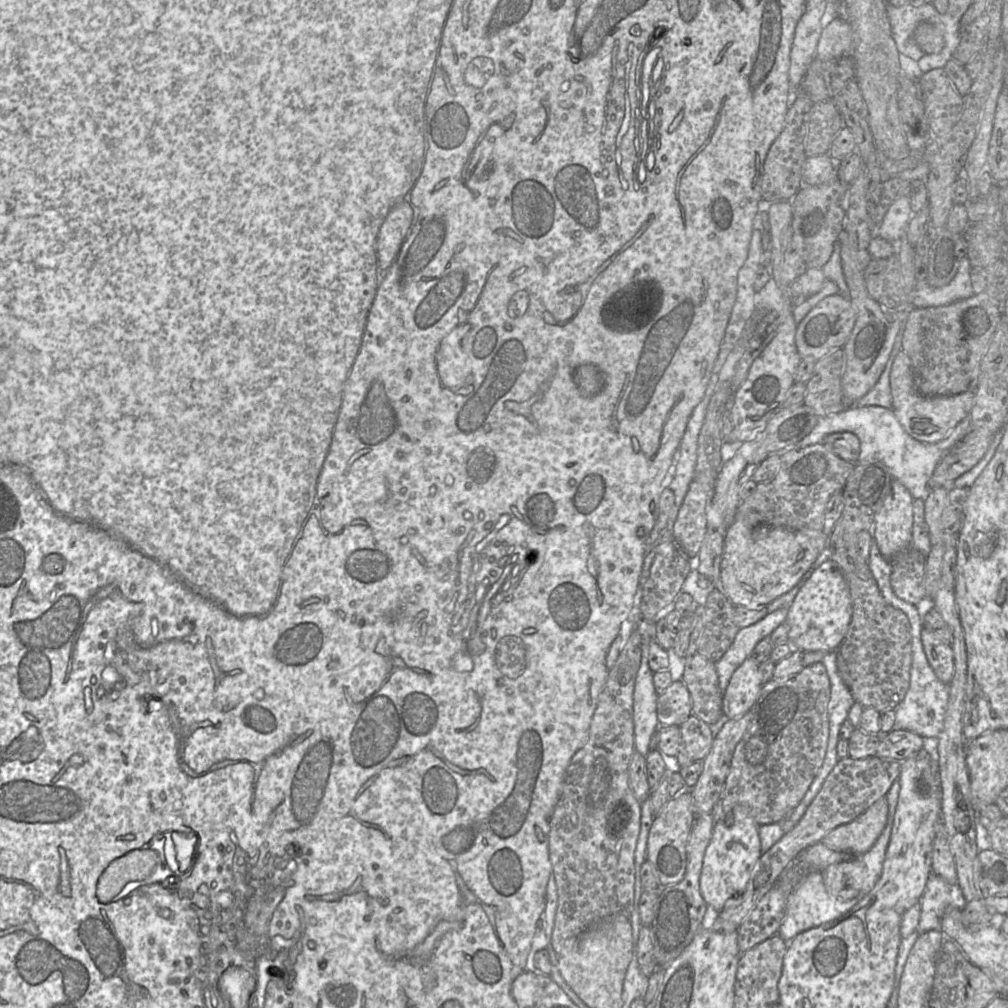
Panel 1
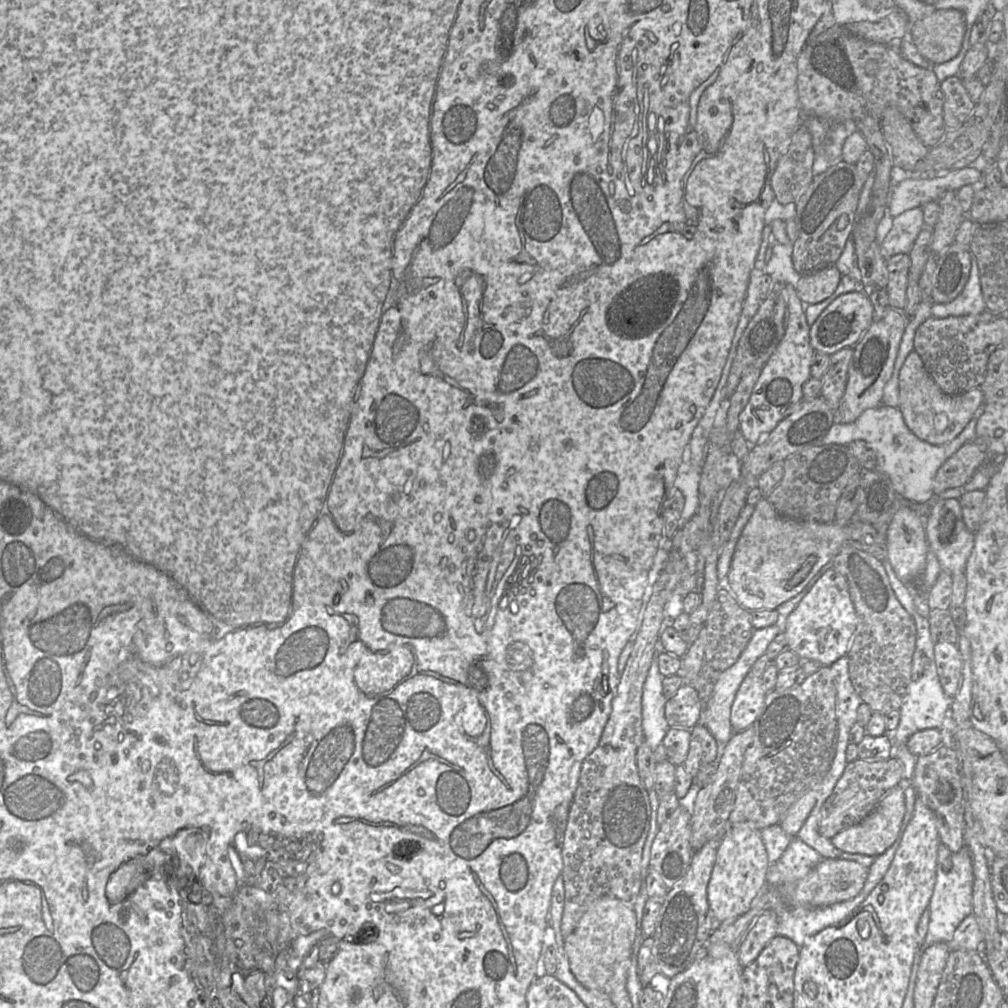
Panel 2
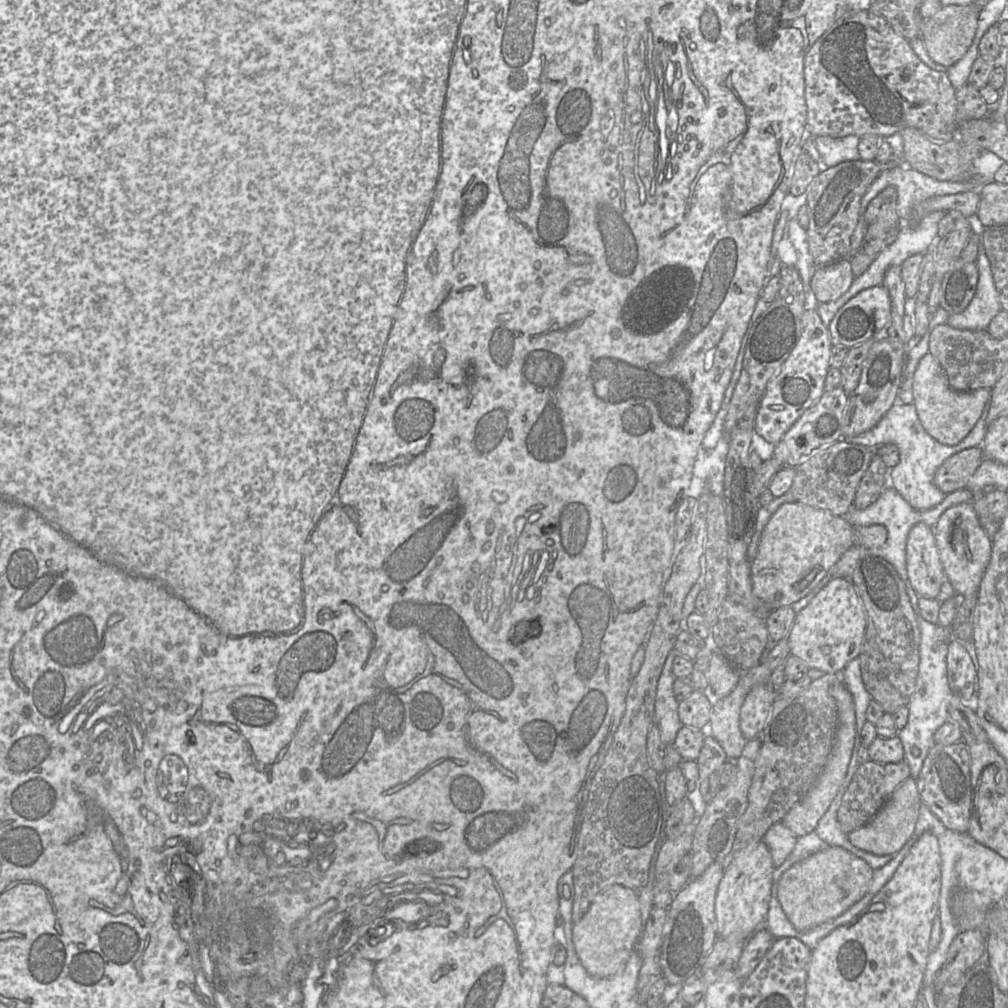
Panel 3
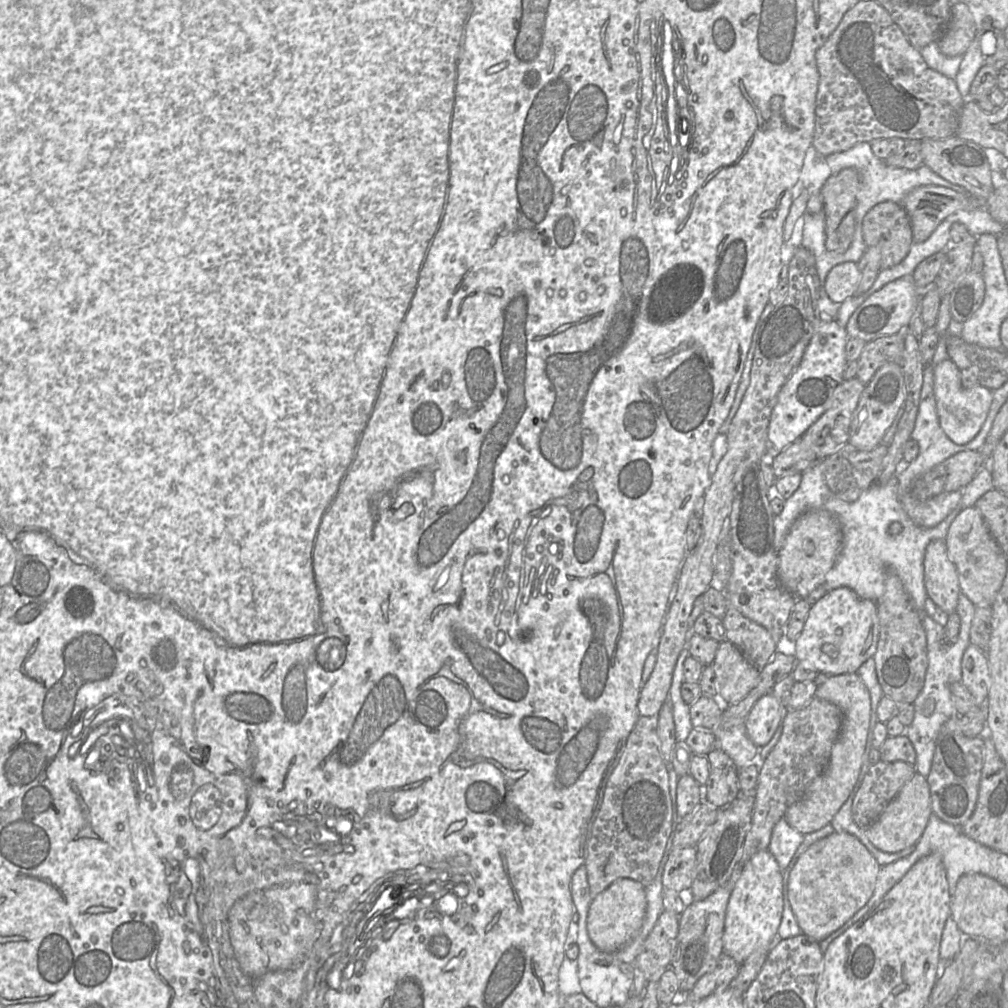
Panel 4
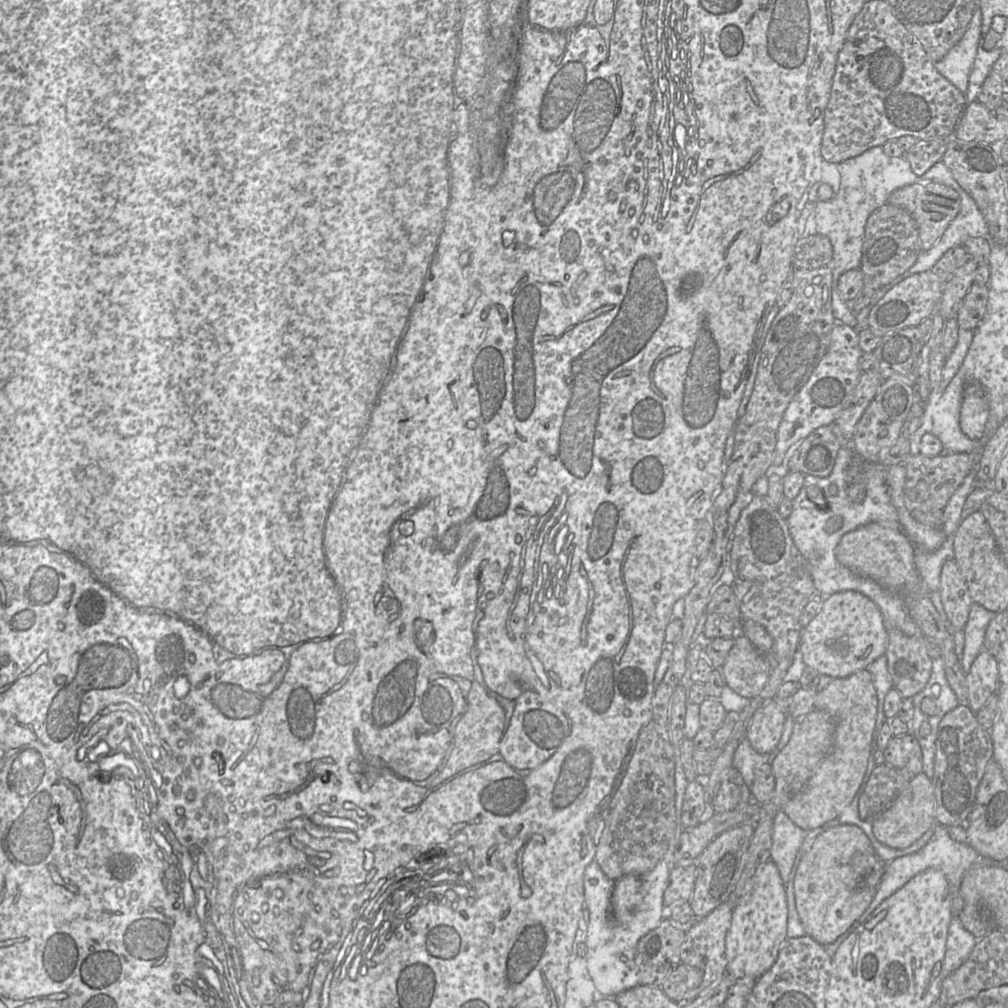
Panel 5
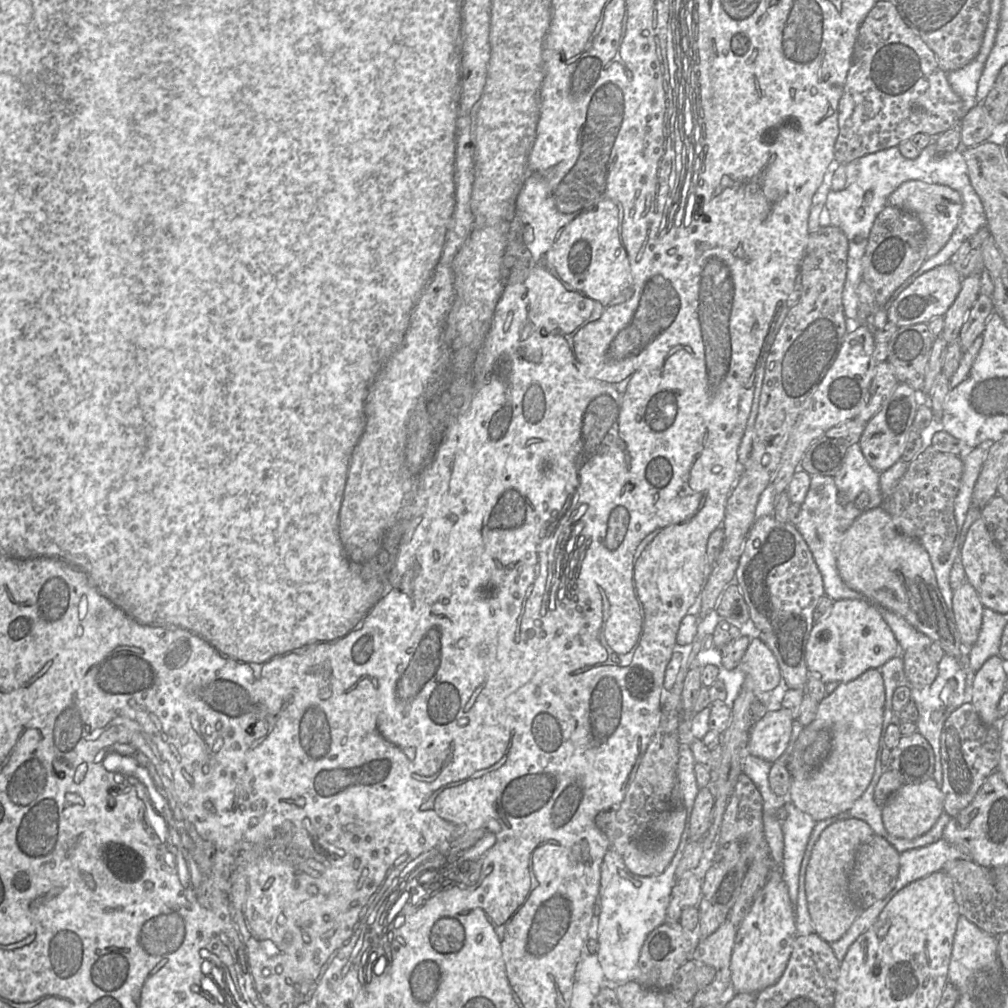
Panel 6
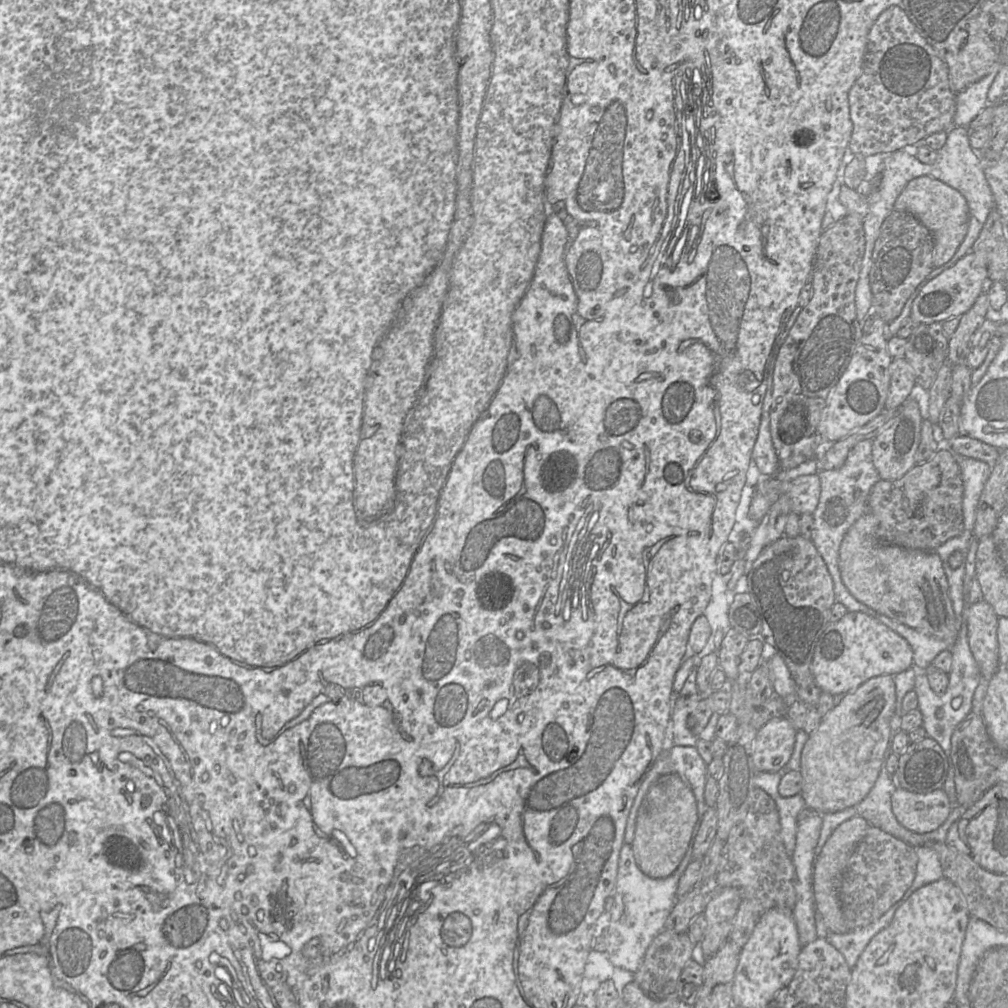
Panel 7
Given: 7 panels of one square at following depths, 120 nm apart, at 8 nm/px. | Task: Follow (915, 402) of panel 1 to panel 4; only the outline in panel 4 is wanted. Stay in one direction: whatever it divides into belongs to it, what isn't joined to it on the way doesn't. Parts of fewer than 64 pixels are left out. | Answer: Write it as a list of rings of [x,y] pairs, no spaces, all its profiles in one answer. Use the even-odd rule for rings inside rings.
[[[946,359],[933,367],[933,397],[936,401],[940,426],[946,436],[957,445],[972,441],[979,433],[988,415],[992,403],[992,391],[986,387],[965,388],[962,385],[961,373],[950,359]]]

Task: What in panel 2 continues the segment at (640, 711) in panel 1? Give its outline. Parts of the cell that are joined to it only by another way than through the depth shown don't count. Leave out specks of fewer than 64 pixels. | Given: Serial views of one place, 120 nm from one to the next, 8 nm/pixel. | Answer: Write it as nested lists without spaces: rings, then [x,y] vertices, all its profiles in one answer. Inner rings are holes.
[[[657,657],[647,674],[642,694],[642,729],[644,741],[654,751],[660,744],[670,728],[665,718],[665,704],[667,698],[663,693],[662,680]]]

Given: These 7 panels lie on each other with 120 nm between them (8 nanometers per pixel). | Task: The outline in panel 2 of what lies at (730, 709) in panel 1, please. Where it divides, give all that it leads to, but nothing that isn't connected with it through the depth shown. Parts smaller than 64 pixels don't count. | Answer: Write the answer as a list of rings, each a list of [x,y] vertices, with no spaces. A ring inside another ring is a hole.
[[[750,671],[742,681],[731,707],[730,721],[734,731],[752,726],[764,710],[767,693],[762,676]]]

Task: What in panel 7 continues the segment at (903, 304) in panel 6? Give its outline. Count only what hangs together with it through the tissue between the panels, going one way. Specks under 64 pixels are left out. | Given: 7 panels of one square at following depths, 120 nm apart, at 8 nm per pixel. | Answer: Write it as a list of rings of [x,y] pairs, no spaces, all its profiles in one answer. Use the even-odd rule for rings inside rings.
[[[970,251],[958,260],[954,266],[944,270],[921,288],[912,303],[909,318],[919,324],[930,324],[960,317],[973,306],[985,286],[988,287],[989,291],[992,282],[988,279],[985,256]]]

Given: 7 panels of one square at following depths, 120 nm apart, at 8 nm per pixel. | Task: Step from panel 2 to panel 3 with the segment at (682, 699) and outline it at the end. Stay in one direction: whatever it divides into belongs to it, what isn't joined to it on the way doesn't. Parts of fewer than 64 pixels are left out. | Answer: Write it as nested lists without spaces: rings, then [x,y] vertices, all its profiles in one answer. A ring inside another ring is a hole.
[[[694,689],[678,703],[678,715],[683,726],[708,730],[712,705],[703,692]]]

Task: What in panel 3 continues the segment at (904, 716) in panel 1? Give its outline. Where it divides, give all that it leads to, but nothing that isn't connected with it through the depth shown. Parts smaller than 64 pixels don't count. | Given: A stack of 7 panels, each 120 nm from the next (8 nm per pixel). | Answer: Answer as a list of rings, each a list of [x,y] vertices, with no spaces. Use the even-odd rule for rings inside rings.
[[[901,579],[905,585],[921,631],[919,668],[915,689],[907,705],[909,709],[908,721],[905,727],[897,732],[904,748],[904,761],[910,767],[909,777],[916,779],[921,772],[929,749],[935,744],[933,740],[934,733],[949,719],[949,704],[953,693],[947,678],[947,653],[952,634],[949,628],[944,628],[938,623],[931,623],[922,617],[918,605],[918,598],[921,595],[912,588],[909,580]]]

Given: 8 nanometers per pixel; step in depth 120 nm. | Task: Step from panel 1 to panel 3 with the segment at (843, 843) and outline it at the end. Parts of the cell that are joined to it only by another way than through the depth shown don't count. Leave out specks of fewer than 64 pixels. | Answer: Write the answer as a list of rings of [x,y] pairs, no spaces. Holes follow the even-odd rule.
[[[908,777],[893,791],[889,799],[866,825],[847,834],[856,848],[877,856],[896,854],[911,838],[919,816],[921,797],[916,780]]]

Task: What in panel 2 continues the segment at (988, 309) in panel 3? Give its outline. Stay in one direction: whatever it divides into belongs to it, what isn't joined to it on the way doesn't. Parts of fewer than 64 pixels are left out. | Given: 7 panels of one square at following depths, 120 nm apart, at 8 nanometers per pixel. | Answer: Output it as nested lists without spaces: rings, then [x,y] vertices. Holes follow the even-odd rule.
[[[971,256],[970,276],[963,291],[952,302],[933,303],[931,314],[935,318],[946,318],[979,314],[985,310],[987,307],[981,290],[978,265]]]

